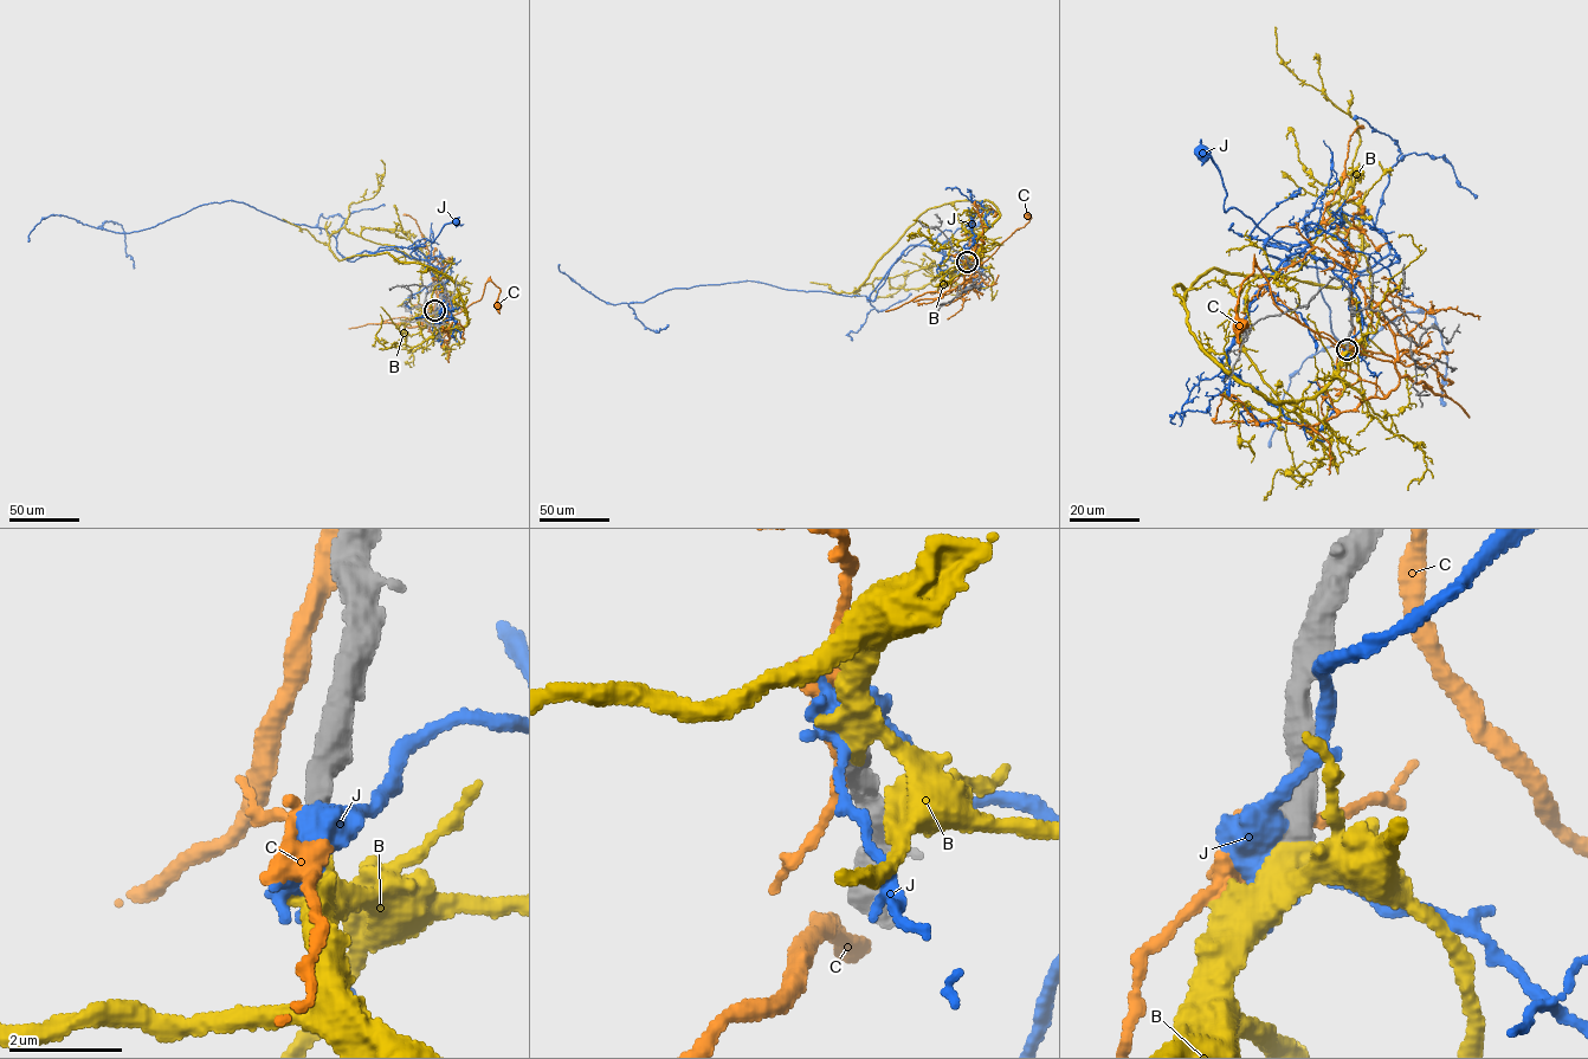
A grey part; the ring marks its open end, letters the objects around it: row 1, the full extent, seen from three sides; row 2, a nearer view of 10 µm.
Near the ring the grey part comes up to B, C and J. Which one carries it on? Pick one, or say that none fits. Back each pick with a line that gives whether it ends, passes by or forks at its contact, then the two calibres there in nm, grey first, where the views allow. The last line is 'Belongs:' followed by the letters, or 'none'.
B: it passes by | 550/420 nm
Belongs: B

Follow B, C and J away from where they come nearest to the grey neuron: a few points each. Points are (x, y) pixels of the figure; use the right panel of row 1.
B: (1347, 350), (1315, 394), (1265, 399), (1174, 288), (1212, 268), (1338, 288), (1361, 233), (1328, 210), (1379, 165)
C: (1347, 348), (1338, 368), (1385, 395), (1396, 386), (1392, 362), (1283, 314), (1254, 264), (1238, 298), (1241, 325)
J: (1347, 348), (1362, 329), (1359, 297), (1306, 244), (1276, 241), (1238, 208), (1226, 212), (1220, 173), (1205, 153)

